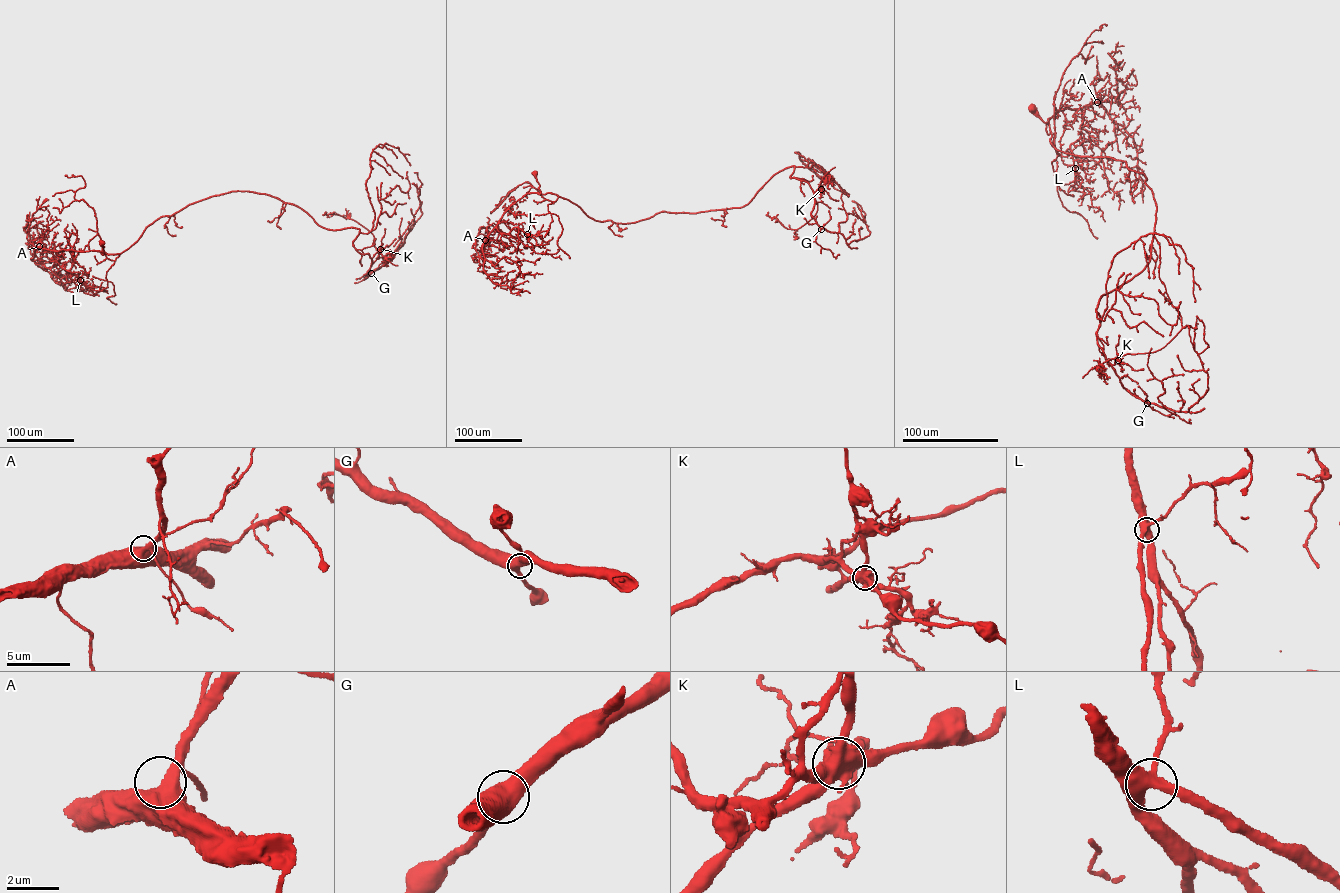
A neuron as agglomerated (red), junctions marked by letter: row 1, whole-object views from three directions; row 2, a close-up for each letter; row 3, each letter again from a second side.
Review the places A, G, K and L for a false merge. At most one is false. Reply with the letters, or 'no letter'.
K

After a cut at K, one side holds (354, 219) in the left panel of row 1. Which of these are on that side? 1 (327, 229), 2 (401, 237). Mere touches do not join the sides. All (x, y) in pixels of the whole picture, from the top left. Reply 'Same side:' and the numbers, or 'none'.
Same side: none

